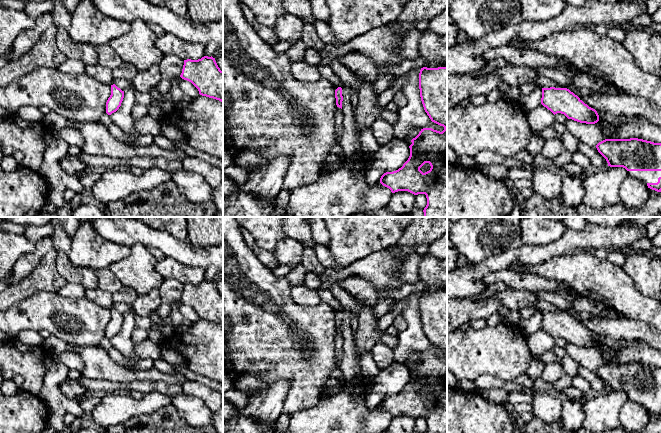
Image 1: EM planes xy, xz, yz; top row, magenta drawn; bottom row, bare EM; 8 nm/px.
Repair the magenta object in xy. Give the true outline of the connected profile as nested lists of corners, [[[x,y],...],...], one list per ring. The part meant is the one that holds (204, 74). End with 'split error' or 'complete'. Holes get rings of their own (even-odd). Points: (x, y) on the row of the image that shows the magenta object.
[[[212,56],[184,60],[180,77],[191,82],[200,95],[223,102],[223,71]]] | complete

